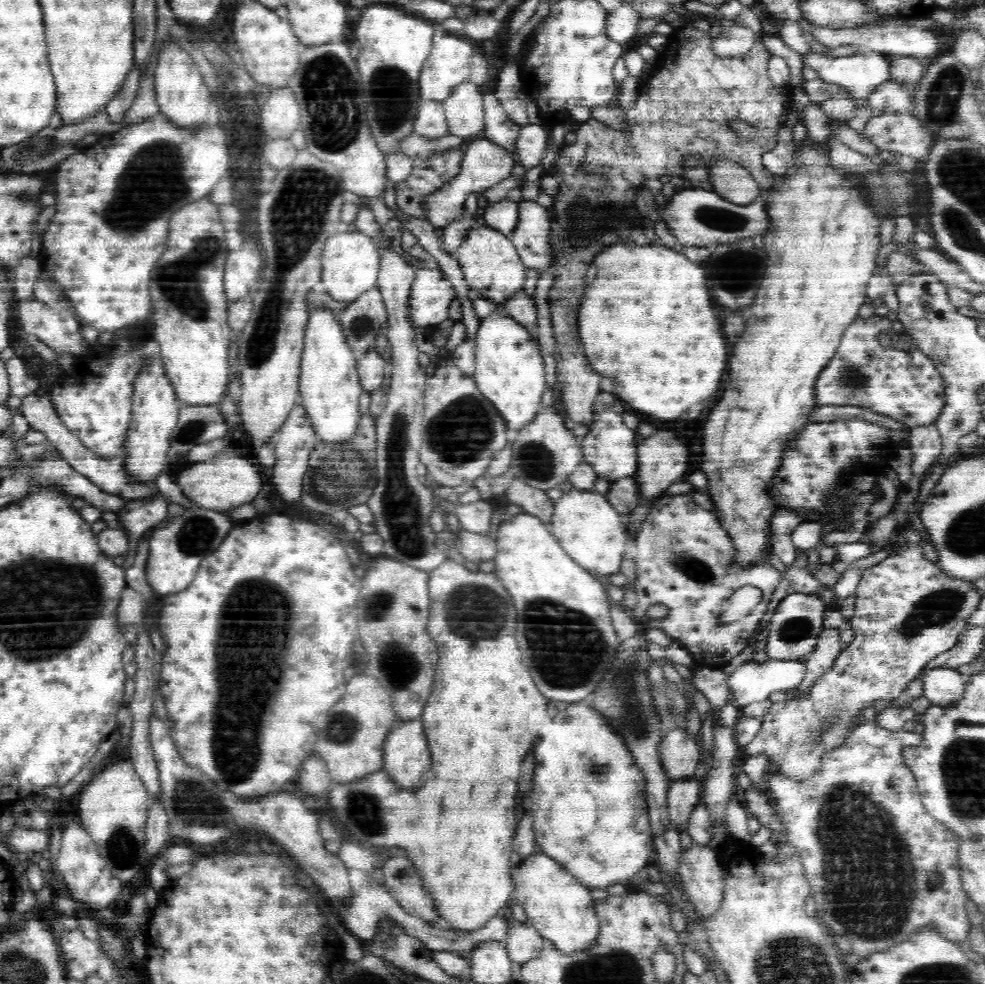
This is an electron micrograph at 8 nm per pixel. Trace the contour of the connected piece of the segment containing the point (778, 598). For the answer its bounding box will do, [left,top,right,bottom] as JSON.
[768,560,841,612]

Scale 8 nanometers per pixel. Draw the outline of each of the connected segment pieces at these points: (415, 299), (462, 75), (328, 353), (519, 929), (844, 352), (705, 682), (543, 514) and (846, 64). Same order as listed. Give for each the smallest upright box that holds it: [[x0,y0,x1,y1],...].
[[409,269,454,332],[418,30,475,100],[298,307,362,443],[506,918,545,964],[813,315,947,429],[693,664,731,711],[506,478,555,524],[803,51,891,98]]

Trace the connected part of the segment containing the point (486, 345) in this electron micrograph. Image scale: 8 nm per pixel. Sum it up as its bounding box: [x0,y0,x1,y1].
[472,311,547,433]

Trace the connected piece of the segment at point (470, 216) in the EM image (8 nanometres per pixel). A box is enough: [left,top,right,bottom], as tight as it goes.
[441,193,480,257]

